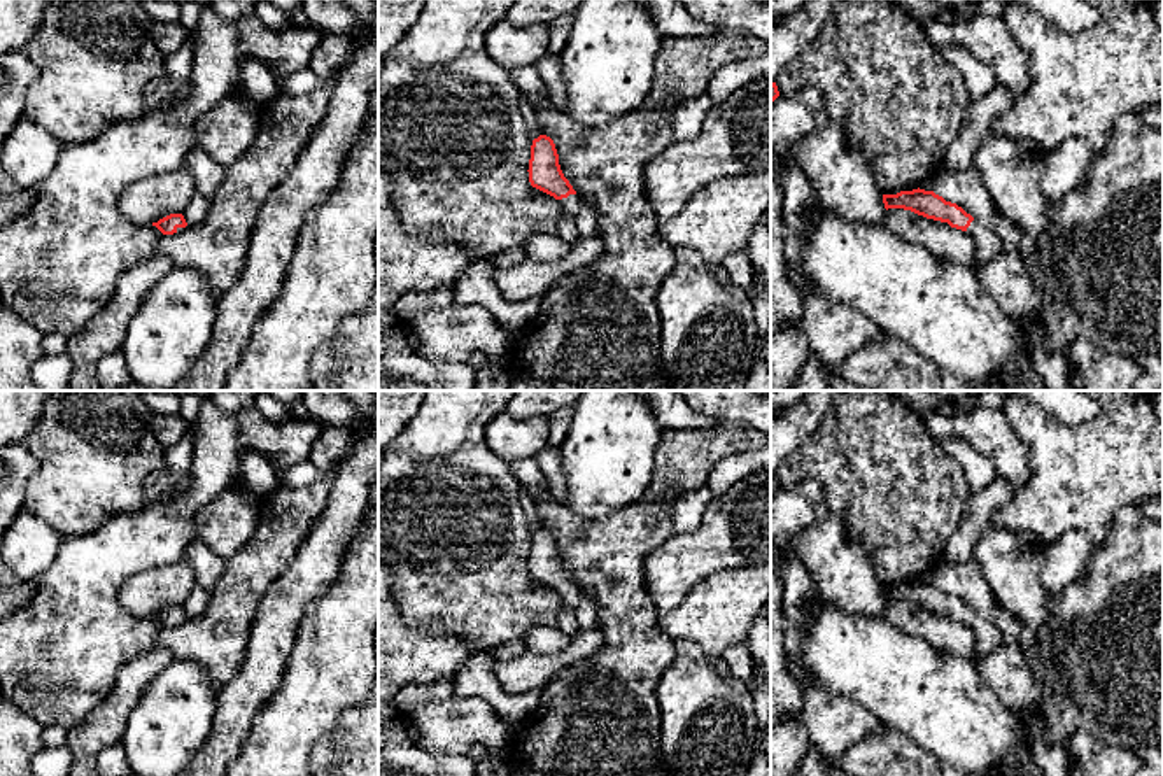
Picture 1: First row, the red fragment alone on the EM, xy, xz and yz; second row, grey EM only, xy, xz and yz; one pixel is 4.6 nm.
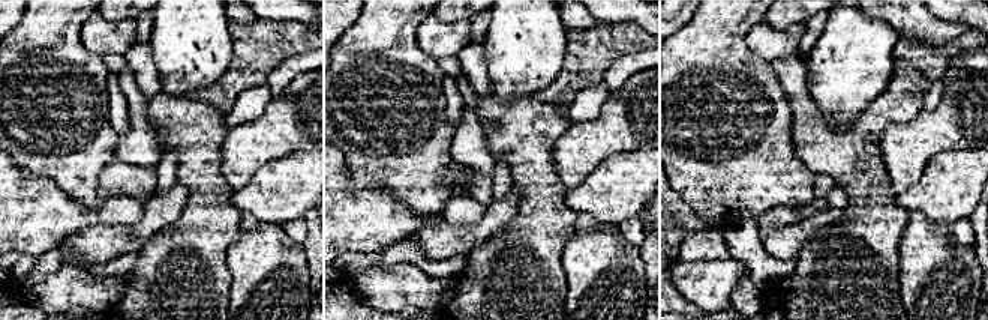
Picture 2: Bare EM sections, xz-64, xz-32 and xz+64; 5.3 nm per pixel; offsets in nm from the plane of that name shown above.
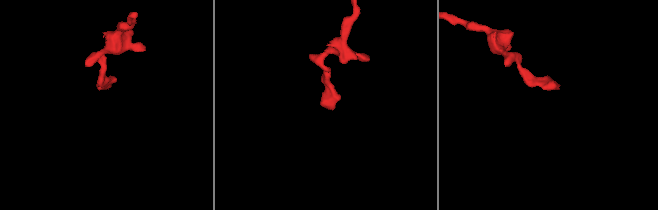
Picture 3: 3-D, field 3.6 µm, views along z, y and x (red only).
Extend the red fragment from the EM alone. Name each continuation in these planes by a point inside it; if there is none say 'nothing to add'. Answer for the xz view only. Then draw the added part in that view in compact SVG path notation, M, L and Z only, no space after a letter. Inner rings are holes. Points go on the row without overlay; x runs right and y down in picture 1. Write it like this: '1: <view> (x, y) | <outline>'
1: xz (571, 596) | M576 587L559 592L559 596L566 606L569 606L573 611L576 610L580 603L580 590Z

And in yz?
1: yz (988, 638) | M976 611L967 620L967 625L974 629L976 634L976 650L974 650L974 662L979 659L993 653L1004 641L1004 636L997 625L984 620Z

